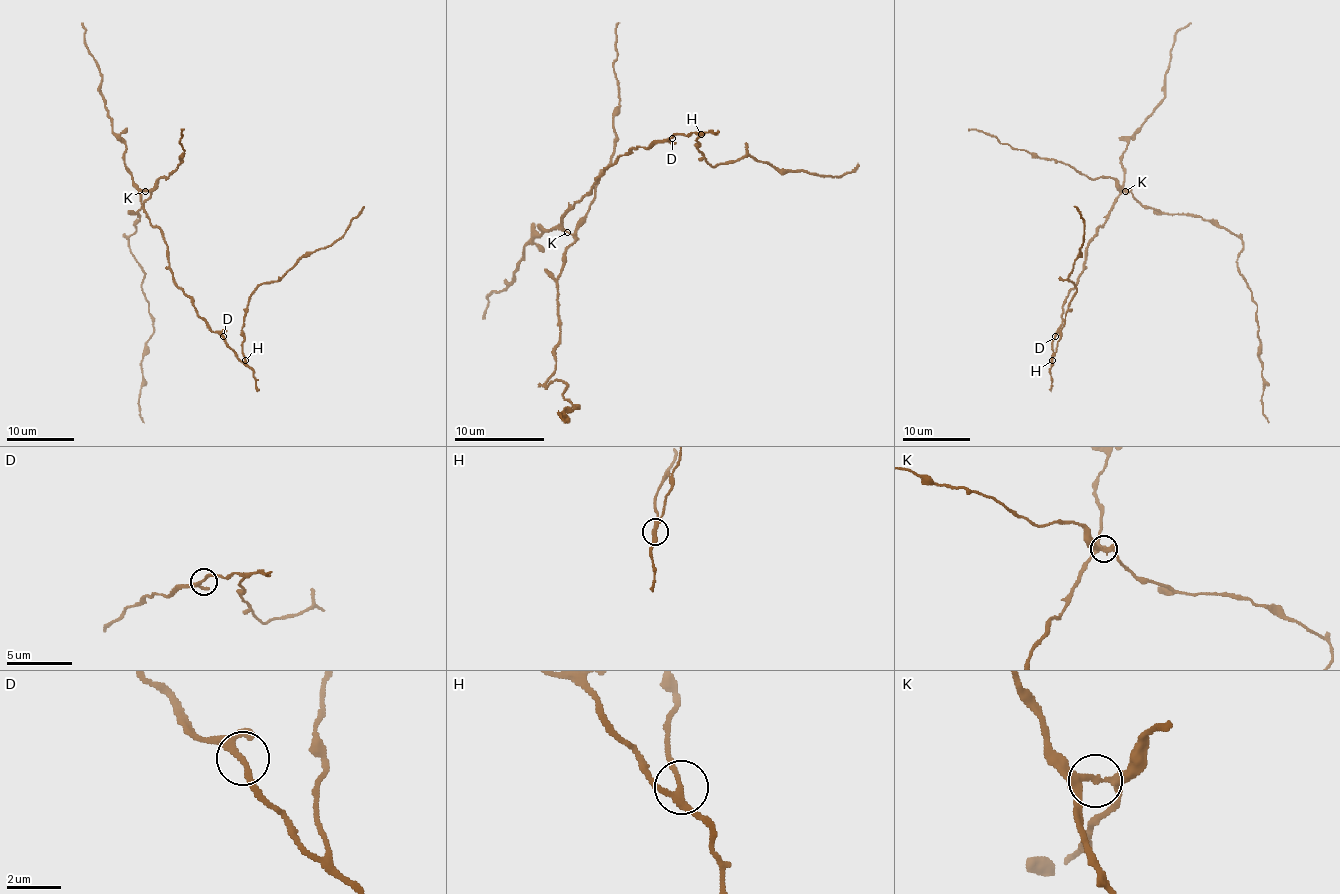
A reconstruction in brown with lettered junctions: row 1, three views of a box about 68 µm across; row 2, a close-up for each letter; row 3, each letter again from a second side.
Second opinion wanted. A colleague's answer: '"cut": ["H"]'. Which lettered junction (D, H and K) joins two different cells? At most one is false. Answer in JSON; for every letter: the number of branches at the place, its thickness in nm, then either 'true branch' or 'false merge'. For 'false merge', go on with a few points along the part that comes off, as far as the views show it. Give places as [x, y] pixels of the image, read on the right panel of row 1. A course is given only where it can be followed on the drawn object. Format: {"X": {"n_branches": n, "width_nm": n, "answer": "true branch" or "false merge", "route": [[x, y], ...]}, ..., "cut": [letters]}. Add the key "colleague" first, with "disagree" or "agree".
{"colleague": "disagree", "D": {"n_branches": 3, "width_nm": 190, "answer": "true branch"}, "H": {"n_branches": 3, "width_nm": 220, "answer": "true branch"}, "K": {"n_branches": 3, "width_nm": 200, "answer": "true branch"}, "cut": []}

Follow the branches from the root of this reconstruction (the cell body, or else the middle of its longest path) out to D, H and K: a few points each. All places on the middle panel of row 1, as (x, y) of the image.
D: (586, 195), (604, 170), (629, 150), (649, 147), (658, 141), (672, 138)
H: (586, 195), (604, 170), (629, 150), (663, 143), (674, 134), (701, 134)
K: (586, 195), (563, 215), (563, 226), (568, 231)

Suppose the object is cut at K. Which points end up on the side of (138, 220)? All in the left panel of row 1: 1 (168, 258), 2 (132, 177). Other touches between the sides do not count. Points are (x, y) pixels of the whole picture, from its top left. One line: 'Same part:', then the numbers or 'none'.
Same part: none

